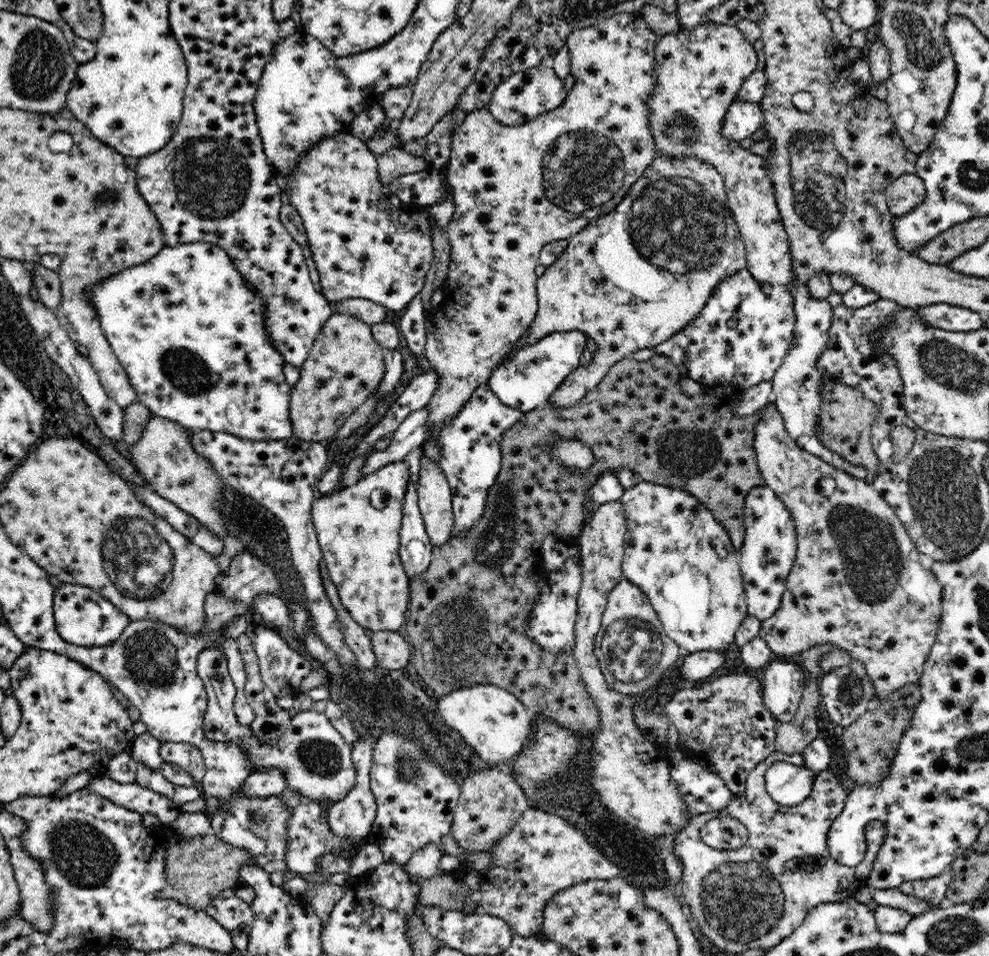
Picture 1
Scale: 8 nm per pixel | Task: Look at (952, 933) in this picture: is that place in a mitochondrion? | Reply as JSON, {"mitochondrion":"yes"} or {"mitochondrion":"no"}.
{"mitochondrion":"yes"}

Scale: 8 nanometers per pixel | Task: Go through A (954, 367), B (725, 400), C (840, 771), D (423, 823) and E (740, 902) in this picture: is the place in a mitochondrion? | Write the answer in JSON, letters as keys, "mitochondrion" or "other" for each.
{"A":"mitochondrion","B":"other","C":"other","D":"other","E":"mitochondrion"}

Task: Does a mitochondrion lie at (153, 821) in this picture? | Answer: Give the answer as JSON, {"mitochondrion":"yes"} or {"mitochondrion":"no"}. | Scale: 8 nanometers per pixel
{"mitochondrion":"no"}

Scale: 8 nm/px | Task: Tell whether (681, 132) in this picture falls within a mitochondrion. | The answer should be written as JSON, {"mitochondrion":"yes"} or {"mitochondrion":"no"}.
{"mitochondrion":"yes"}

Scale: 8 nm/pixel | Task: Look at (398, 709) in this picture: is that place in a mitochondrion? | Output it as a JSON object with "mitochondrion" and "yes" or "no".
{"mitochondrion":"yes"}

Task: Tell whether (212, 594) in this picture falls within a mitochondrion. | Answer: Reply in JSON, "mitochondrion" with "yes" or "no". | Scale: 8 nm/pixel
{"mitochondrion":"no"}

